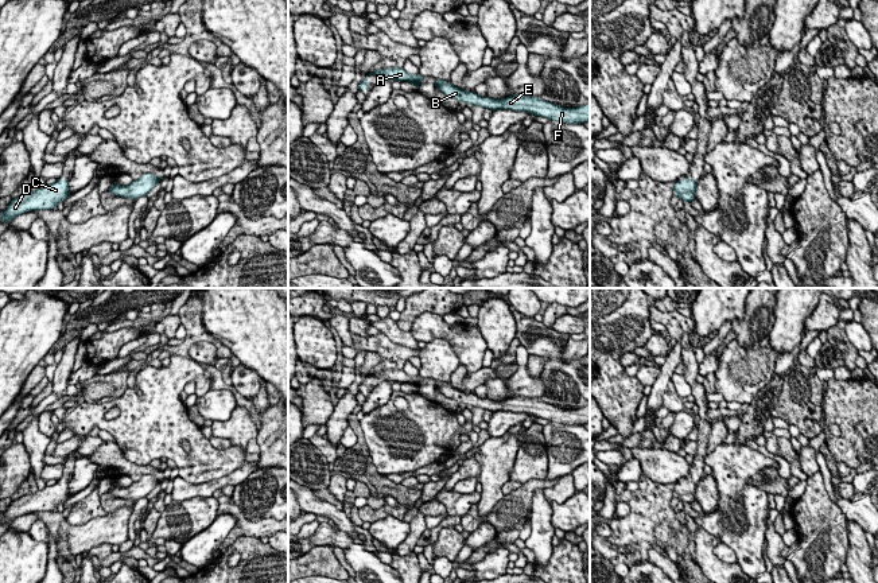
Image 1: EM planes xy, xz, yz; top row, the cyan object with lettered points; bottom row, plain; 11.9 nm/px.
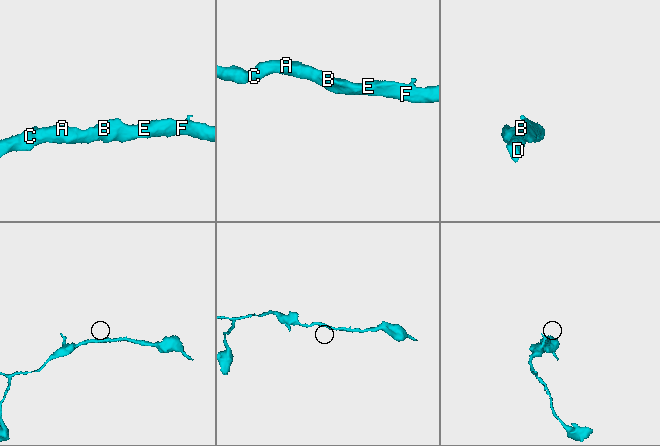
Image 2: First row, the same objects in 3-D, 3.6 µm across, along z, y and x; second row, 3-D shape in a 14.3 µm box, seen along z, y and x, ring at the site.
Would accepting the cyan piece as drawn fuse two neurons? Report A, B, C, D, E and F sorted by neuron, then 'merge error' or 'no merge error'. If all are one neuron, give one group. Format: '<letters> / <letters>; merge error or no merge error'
A B C D E F; no merge error

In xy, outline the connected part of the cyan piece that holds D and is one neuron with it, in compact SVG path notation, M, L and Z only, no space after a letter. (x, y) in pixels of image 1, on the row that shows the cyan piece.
M59 178L54 183L46 183L36 191L28 191L18 198L12 198L11 203L0 213L0 222L11 222L15 217L31 210L57 209L61 201L70 197L69 180Z

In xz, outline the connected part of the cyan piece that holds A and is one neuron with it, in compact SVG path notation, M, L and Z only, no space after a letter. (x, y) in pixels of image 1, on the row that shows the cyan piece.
M392 67L392 69L381 69L381 70L372 70L369 75L380 77L381 79L393 81L408 81L417 88L421 83L423 75L417 74L408 74L403 67Z

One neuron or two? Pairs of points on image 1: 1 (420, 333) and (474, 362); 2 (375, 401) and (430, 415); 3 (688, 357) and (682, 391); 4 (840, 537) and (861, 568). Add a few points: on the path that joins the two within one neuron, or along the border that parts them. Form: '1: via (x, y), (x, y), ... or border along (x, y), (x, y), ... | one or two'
1: via (435, 329), (449, 331), (465, 348) | one
2: border along (393, 392), (385, 403), (365, 414) | two
3: border along (683, 374), (692, 393) | two
4: border along (846, 531), (847, 552), (845, 562) | two

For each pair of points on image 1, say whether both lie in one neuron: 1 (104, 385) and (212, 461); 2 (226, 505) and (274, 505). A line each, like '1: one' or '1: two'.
1: two
2: two

